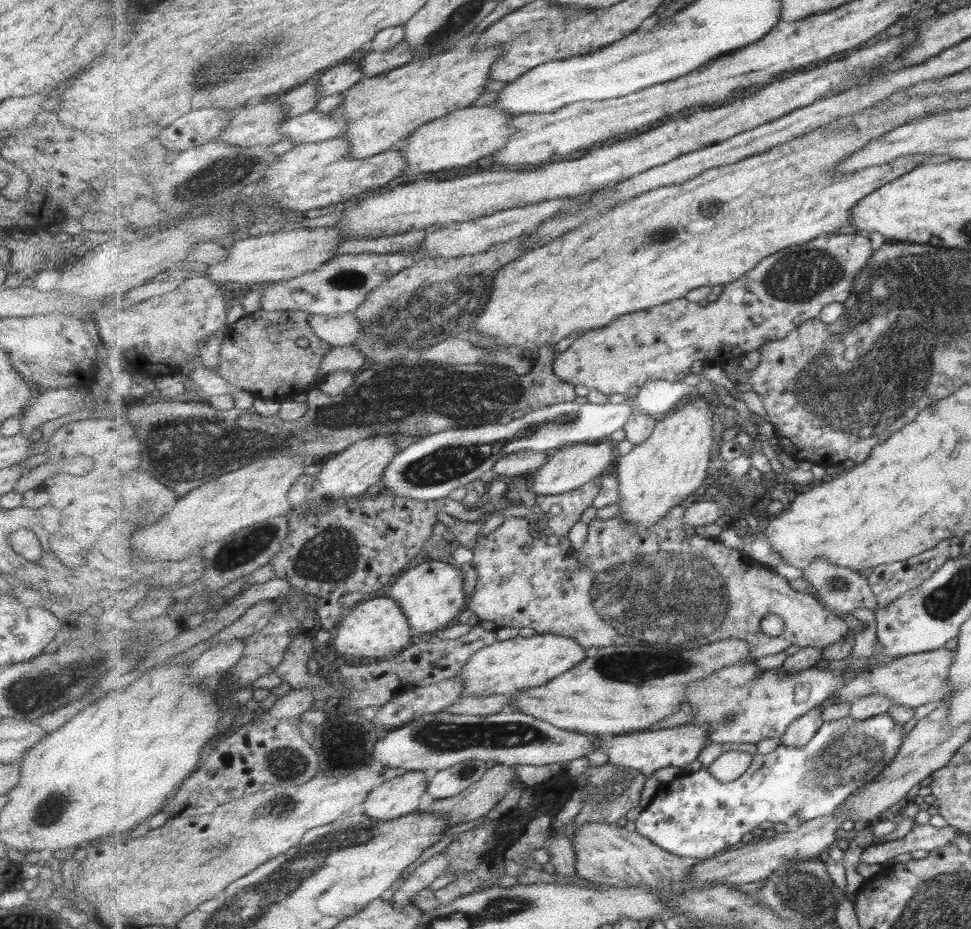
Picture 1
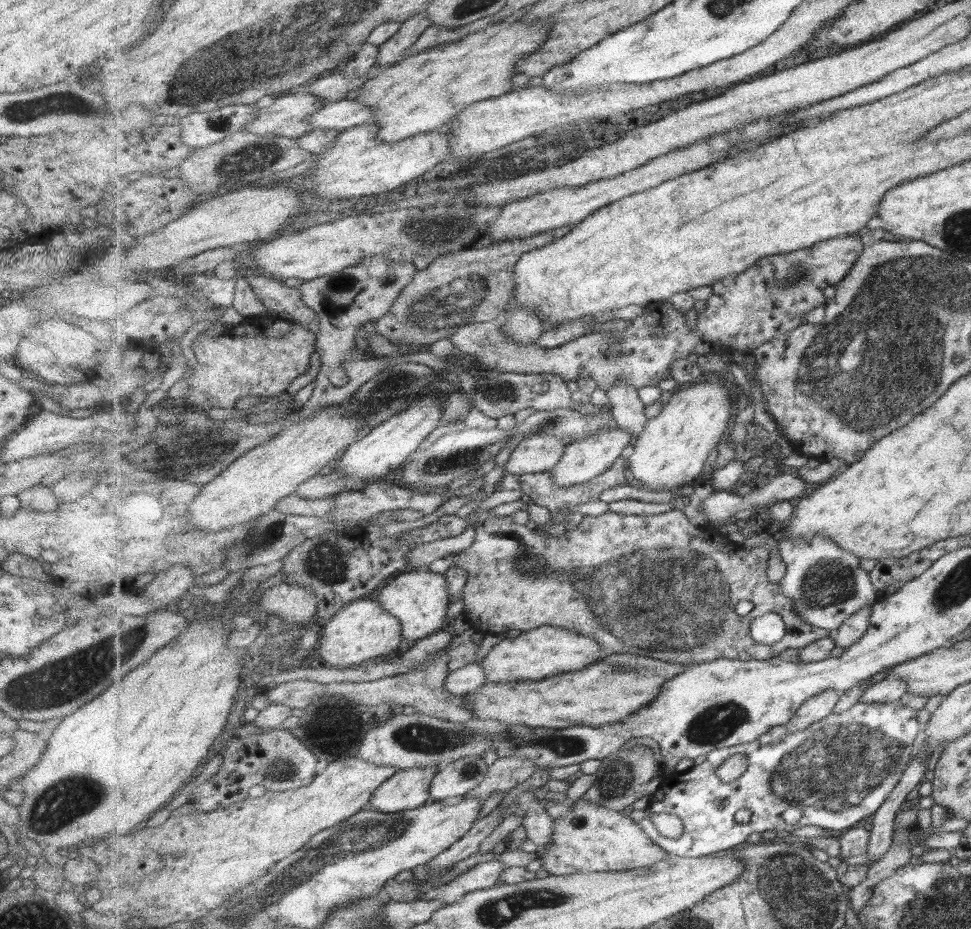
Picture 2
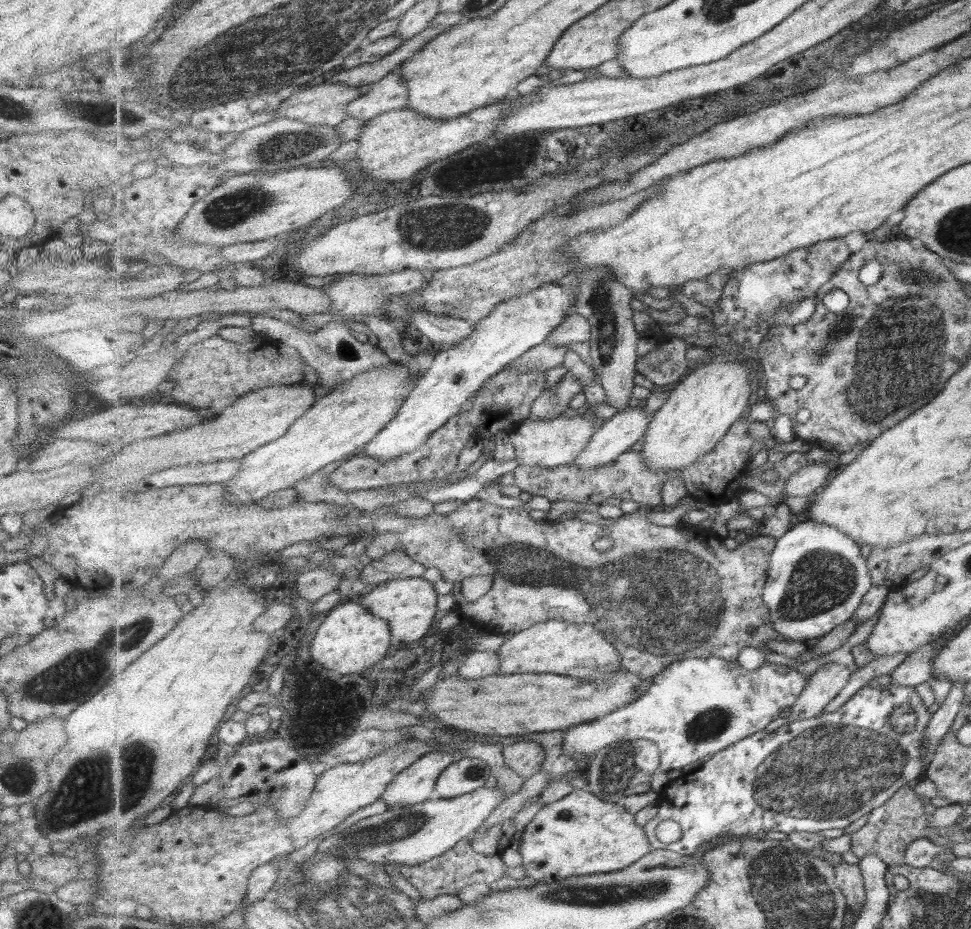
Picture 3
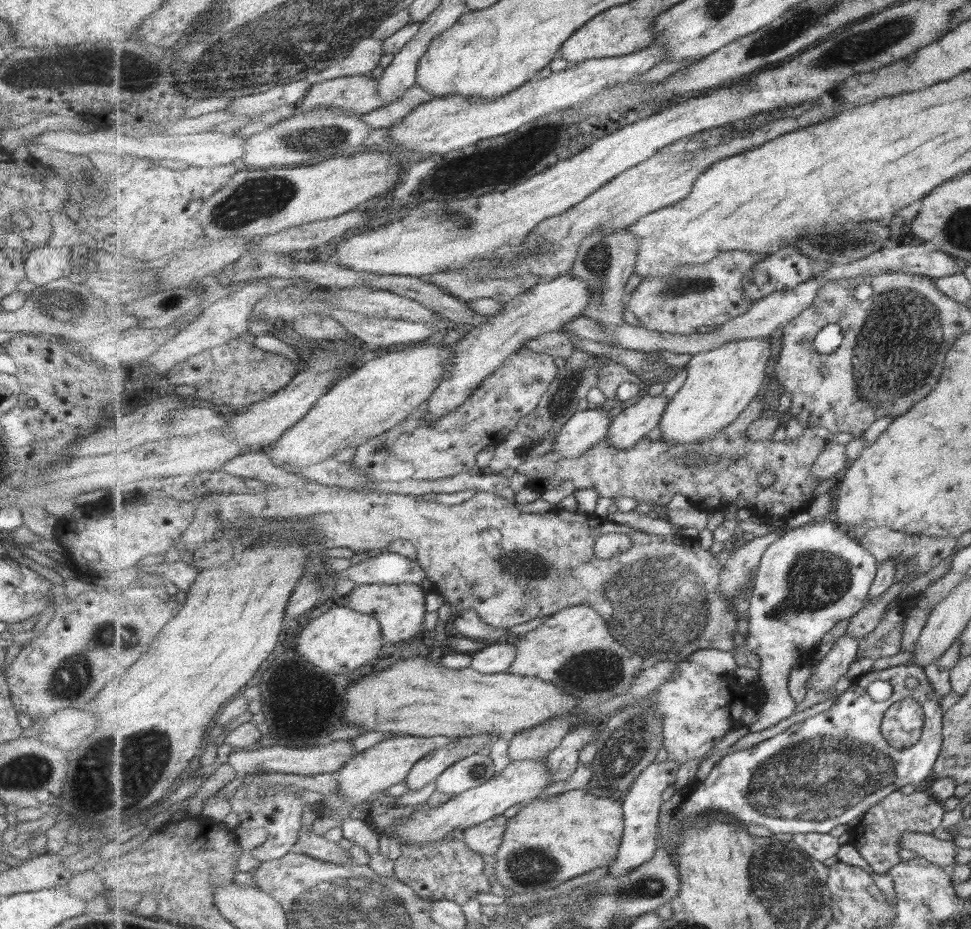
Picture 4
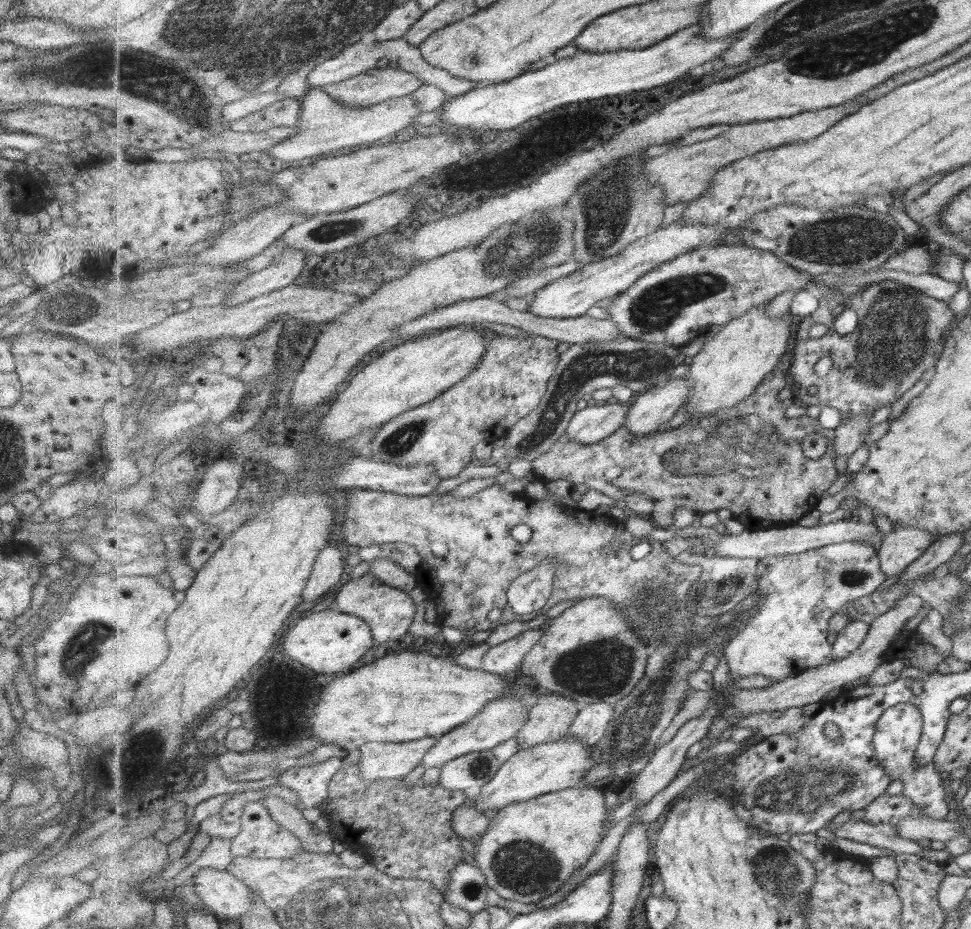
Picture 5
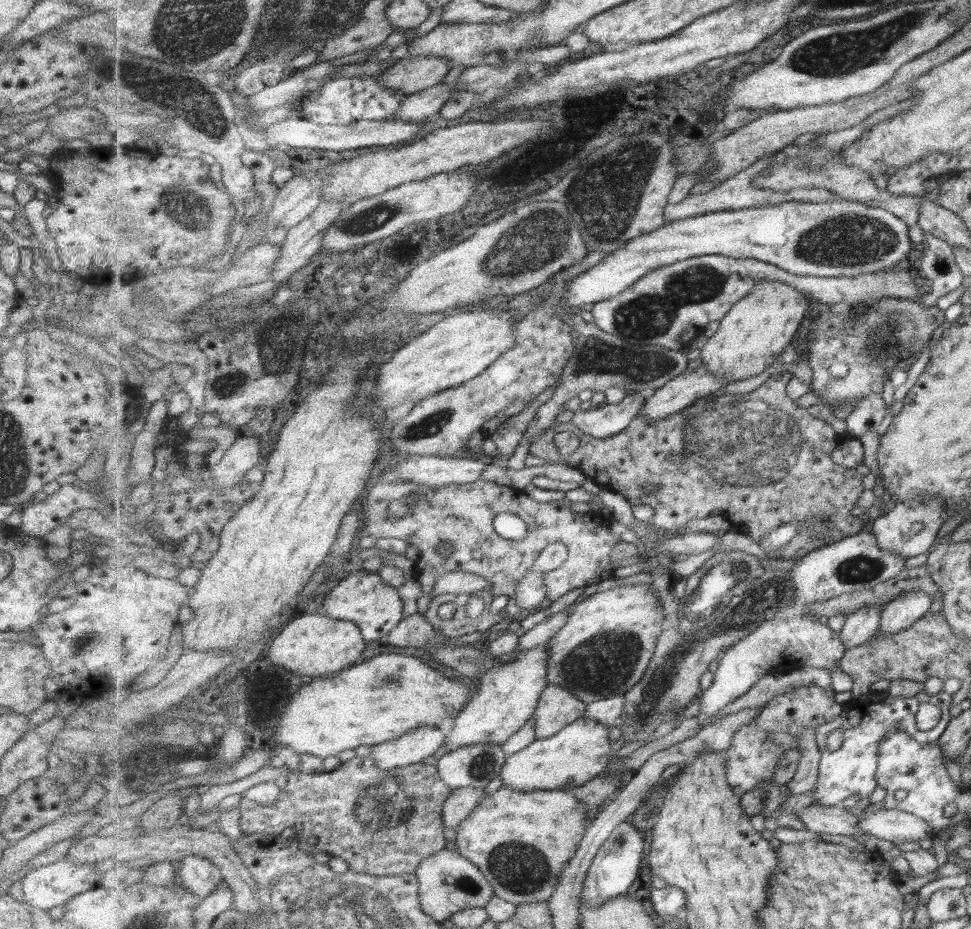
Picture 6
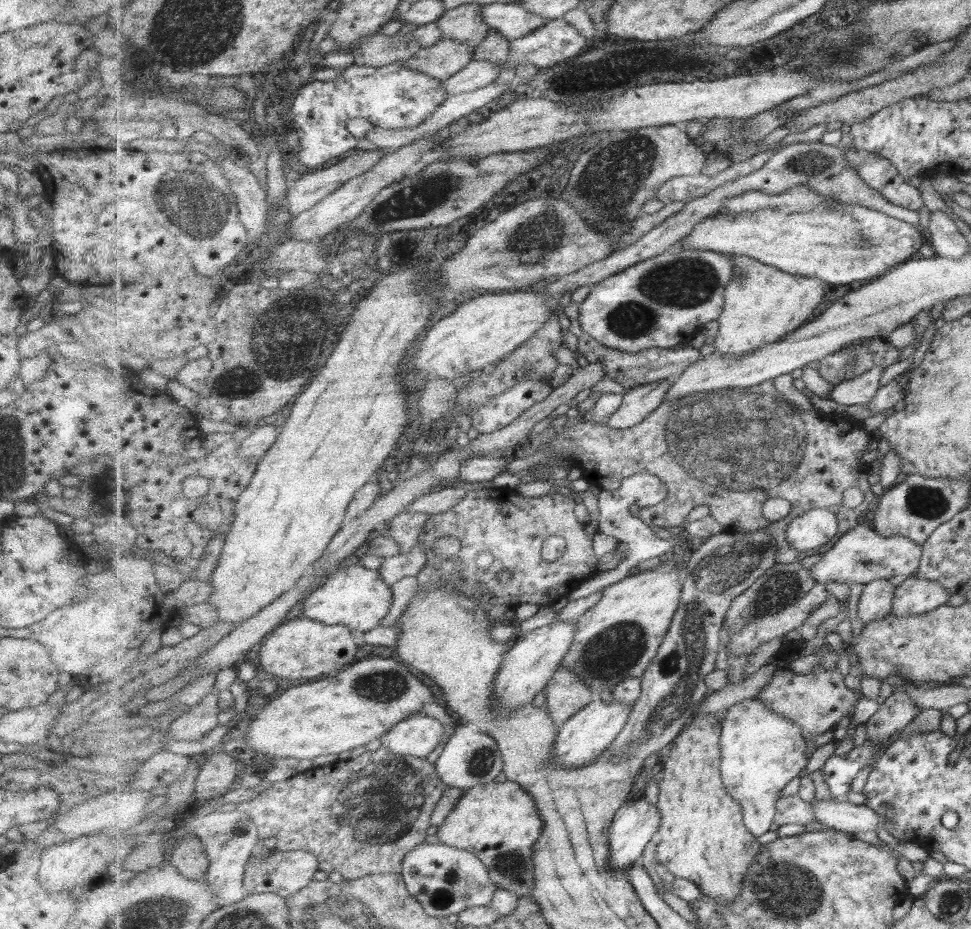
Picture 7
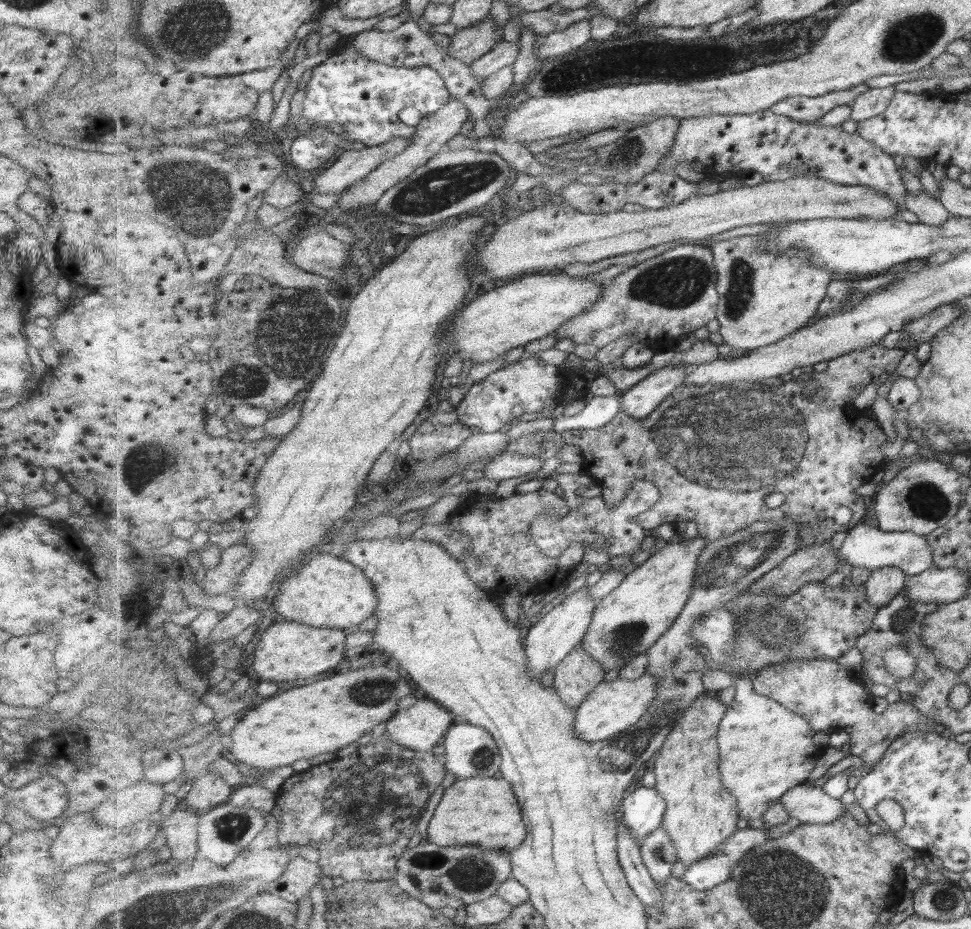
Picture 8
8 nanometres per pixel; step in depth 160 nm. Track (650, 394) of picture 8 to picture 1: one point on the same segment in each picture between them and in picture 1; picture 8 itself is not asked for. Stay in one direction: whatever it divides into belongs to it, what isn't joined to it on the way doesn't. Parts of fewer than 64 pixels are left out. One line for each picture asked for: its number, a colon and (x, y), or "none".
1: (527, 462)
2: (536, 453)
3: (559, 442)
4: (586, 428)
5: (590, 425)
6: (603, 421)
7: (641, 401)

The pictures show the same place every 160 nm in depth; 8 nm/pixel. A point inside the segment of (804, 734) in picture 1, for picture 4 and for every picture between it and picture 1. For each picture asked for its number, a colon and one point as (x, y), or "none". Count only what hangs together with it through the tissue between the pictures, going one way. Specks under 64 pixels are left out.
2: (819, 706)
3: (828, 680)
4: (837, 662)

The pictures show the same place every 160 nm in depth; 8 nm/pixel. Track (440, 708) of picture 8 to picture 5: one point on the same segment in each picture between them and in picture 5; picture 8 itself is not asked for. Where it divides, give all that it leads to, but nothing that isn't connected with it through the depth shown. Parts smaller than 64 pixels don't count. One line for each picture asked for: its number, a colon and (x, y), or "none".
5: (379, 760)
6: (414, 746)
7: (418, 735)

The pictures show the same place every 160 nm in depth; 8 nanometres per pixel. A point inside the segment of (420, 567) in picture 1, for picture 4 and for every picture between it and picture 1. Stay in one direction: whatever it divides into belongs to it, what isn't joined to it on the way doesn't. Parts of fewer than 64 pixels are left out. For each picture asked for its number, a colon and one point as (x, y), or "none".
2: (420, 599)
3: (410, 605)
4: (400, 608)

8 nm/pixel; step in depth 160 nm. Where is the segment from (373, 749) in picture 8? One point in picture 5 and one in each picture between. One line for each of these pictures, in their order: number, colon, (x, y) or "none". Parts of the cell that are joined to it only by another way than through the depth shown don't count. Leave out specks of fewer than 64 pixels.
5: (408, 832)
6: (384, 823)
7: (360, 816)

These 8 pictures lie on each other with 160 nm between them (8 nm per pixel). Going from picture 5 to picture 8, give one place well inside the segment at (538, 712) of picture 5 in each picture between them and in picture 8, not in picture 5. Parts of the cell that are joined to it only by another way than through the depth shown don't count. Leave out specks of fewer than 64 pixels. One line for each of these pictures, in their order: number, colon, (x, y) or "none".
6: (558, 707)
7: (566, 694)
8: (578, 675)

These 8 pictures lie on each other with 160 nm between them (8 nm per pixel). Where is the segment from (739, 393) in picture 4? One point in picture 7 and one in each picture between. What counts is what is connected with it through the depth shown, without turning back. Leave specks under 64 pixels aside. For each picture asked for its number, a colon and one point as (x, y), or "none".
5: (730, 366)
6: (758, 328)
7: (763, 304)

